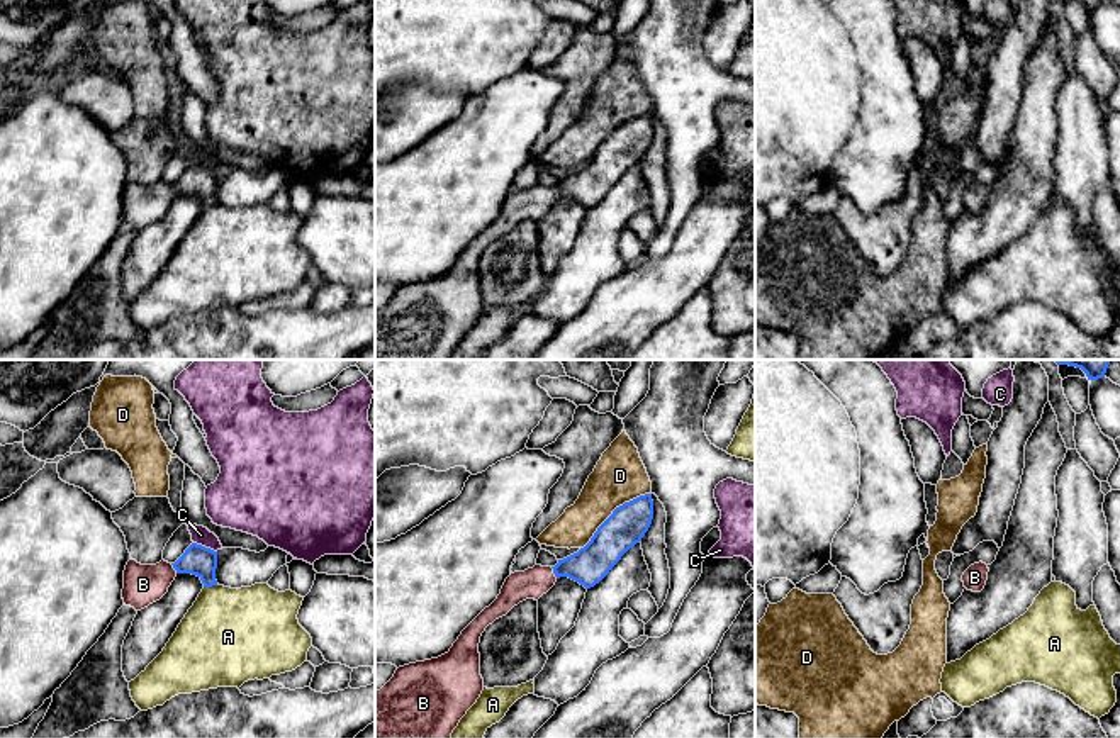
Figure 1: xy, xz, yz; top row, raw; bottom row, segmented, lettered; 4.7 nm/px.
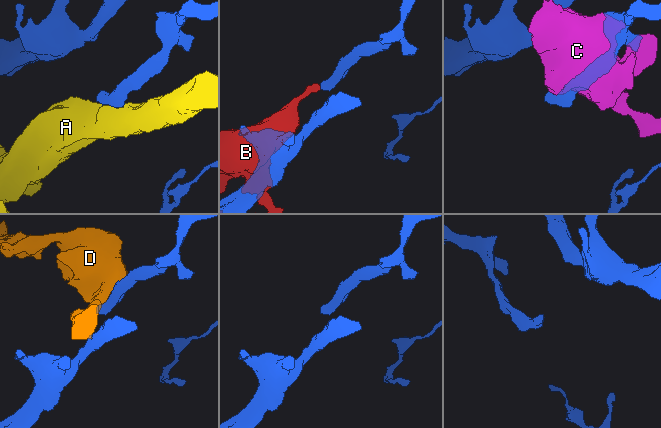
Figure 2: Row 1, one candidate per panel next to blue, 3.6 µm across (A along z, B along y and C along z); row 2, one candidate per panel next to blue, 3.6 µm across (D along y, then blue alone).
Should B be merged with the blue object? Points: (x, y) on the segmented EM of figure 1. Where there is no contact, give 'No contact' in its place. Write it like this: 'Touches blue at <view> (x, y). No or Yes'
Touches blue at xz (554, 572). Yes

